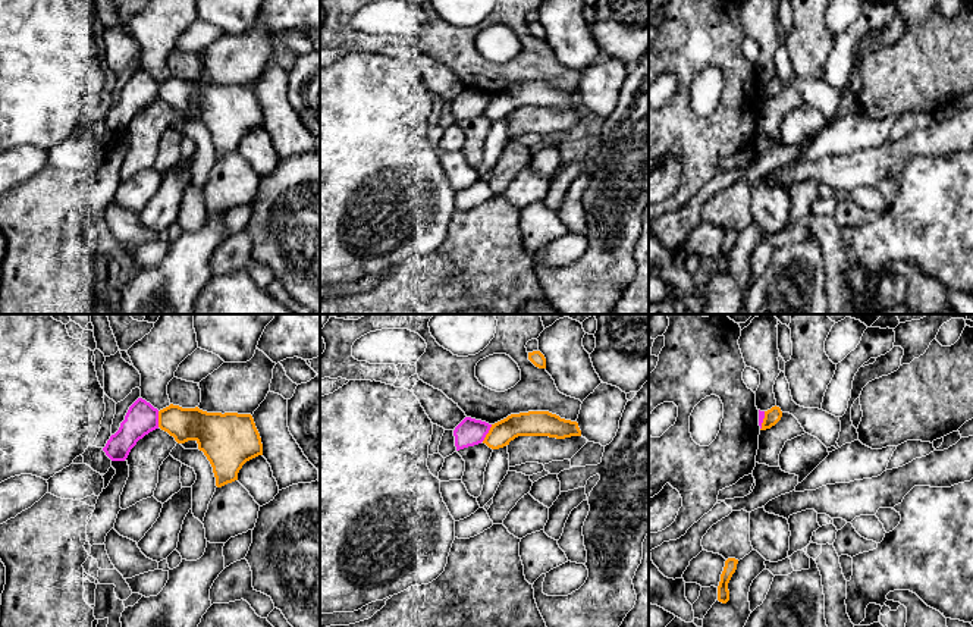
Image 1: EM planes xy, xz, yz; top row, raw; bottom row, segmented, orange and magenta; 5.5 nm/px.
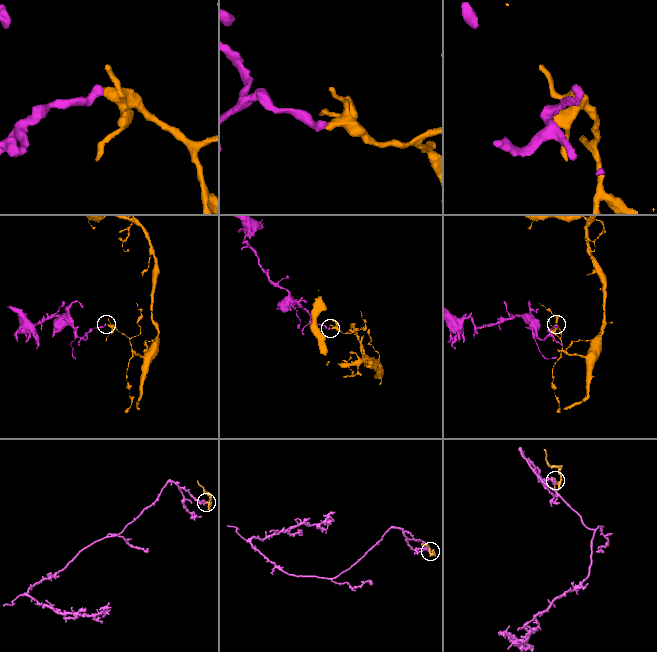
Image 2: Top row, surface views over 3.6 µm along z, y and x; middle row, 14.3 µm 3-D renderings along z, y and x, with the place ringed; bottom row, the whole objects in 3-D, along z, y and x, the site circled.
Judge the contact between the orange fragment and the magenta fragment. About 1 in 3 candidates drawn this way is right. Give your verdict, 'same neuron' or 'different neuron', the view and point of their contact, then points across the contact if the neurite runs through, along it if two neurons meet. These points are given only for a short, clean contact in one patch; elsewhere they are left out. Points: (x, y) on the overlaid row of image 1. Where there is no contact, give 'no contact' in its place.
different neuron; meets orange in xz at (487, 433); border along xz (492, 425), (482, 441)

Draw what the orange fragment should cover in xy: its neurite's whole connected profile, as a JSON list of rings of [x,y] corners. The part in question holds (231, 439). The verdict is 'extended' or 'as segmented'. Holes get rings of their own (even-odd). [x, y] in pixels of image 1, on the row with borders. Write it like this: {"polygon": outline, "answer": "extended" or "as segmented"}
{"polygon": [[[170,404],[158,411],[158,427],[178,443],[195,441],[213,467],[216,486],[238,480],[242,465],[263,455],[263,443],[251,414],[207,413]]], "answer": "as segmented"}

